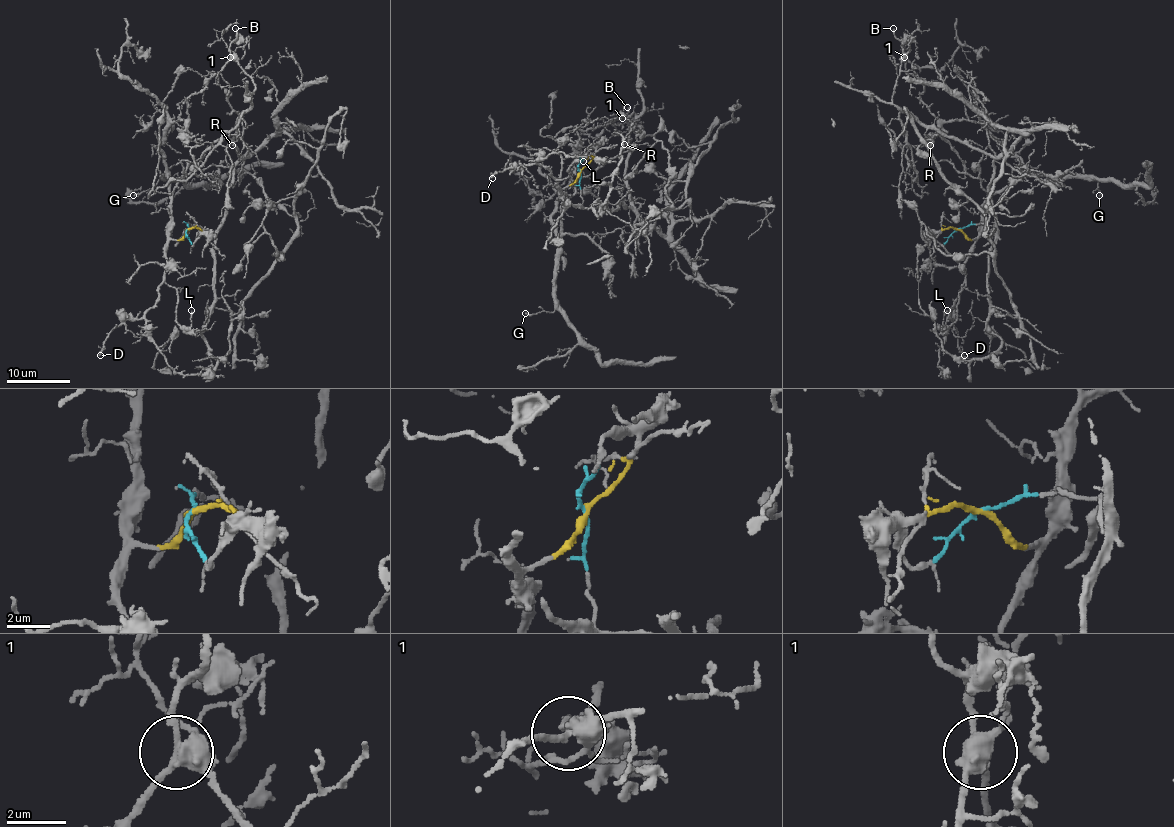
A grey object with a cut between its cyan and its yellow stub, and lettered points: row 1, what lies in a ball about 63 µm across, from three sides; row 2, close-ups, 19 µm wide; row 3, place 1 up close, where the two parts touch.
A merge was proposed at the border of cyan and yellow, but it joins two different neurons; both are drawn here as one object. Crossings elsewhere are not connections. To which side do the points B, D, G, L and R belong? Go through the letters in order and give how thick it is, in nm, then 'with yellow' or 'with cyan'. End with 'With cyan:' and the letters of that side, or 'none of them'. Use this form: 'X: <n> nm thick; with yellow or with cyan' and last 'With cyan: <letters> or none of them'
B: 170 nm thick; with yellow
D: 170 nm thick; with yellow
G: 190 nm thick; with yellow
L: 200 nm thick; with yellow
R: 150 nm thick; with cyan
With cyan: R

